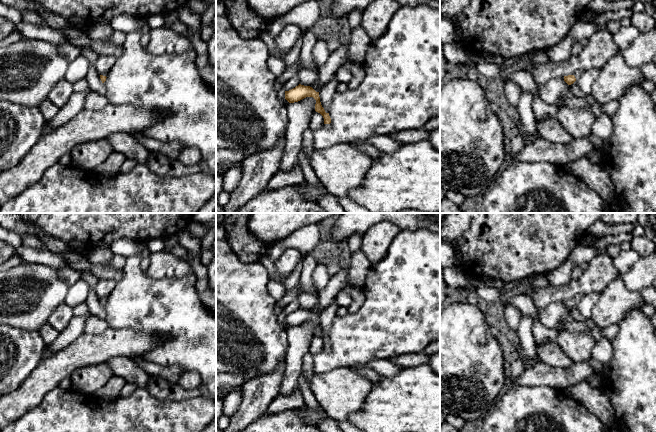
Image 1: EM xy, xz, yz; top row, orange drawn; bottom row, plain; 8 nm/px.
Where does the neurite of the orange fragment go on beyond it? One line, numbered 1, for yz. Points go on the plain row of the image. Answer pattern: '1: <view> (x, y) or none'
1: yz (577, 298)

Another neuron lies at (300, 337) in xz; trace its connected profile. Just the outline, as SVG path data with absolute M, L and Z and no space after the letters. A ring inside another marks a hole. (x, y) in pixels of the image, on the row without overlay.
M306 321L298 326L286 329L289 347L280 394L291 394L298 386L298 379L302 372L302 361L305 355L310 352L315 328L316 324L313 321Z

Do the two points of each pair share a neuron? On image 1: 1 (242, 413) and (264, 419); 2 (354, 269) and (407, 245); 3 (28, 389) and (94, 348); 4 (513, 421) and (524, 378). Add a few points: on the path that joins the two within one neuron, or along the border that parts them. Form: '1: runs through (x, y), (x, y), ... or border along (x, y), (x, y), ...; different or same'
1: border along (264, 411), (252, 421); different
2: border along (371, 264), (363, 286); different
3: runs through (44, 378), (53, 369), (78, 354); same
4: border along (514, 384), (546, 386); different

